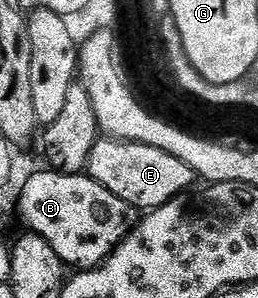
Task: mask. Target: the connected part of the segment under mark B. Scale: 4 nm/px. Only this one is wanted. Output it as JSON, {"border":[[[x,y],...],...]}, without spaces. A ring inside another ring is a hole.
{"border":[[[45,169],[30,175],[22,183],[22,196],[18,199],[18,211],[33,234],[44,237],[48,245],[56,251],[67,268],[78,271],[89,271],[91,267],[98,267],[104,263],[114,248],[119,247],[136,226],[136,211],[128,205],[128,201],[120,201],[116,193],[104,189],[100,181],[93,179],[90,174],[69,175],[63,171]]]}

